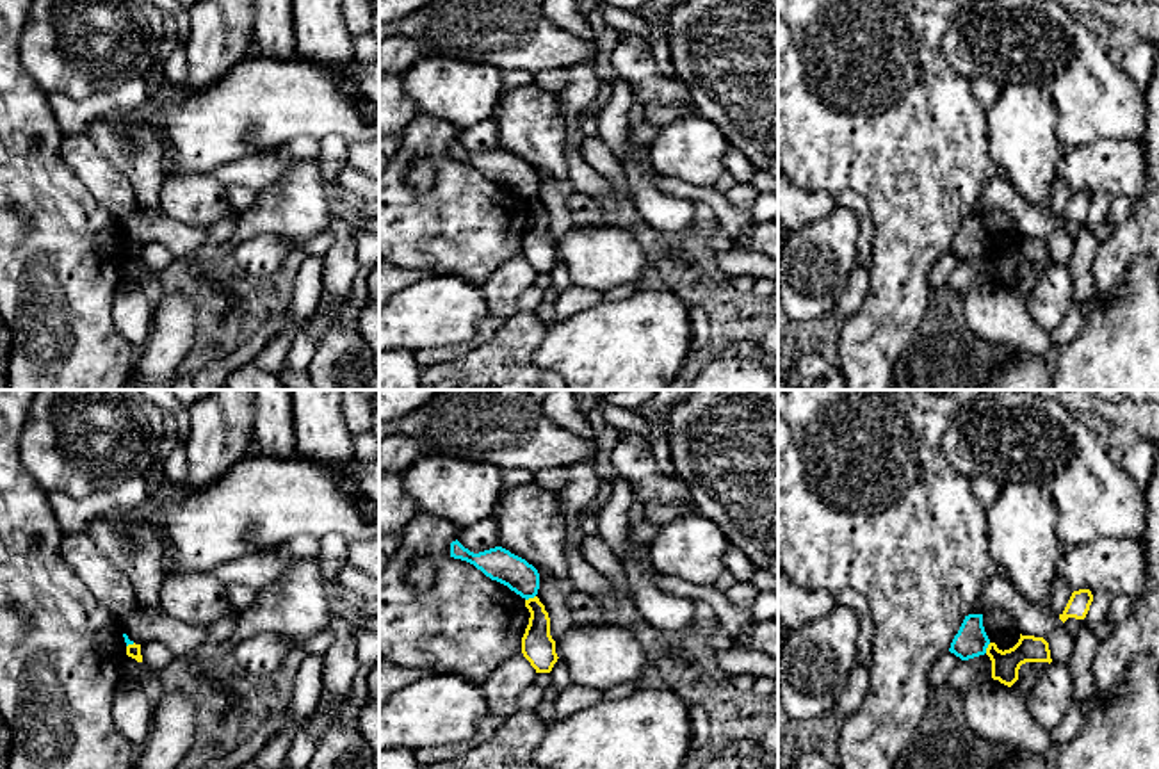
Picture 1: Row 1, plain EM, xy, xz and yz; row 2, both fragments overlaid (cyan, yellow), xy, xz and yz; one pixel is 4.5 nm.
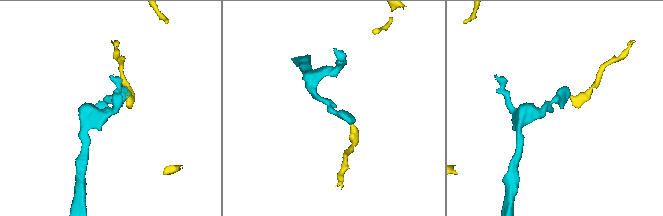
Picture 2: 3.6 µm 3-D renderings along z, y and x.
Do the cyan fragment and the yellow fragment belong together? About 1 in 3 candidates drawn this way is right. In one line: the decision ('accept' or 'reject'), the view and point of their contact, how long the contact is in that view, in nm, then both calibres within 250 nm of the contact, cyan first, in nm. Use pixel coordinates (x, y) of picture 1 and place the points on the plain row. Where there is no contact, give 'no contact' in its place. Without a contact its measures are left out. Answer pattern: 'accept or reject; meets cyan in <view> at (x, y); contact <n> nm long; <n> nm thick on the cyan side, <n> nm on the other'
reject; meets cyan in xz at (529, 198); contact 50 nm long; 150 nm thick on the cyan side, 150 nm on the other

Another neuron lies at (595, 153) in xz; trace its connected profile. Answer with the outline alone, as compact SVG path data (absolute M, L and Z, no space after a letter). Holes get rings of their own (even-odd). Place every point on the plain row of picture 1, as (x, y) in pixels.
M586 137L580 148L580 158L596 173L605 176L618 187L625 198L632 201L632 192L621 167L621 162L612 155L600 137Z

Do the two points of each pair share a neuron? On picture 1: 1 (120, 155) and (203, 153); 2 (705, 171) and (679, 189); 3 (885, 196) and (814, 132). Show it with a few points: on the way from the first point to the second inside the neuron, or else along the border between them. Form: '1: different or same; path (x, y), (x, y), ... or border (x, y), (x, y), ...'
1: different; border (121, 134), (130, 137), (150, 130), (162, 145)
2: different; border (650, 161), (661, 175), (713, 187)
3: same; path (869, 178), (832, 141)

